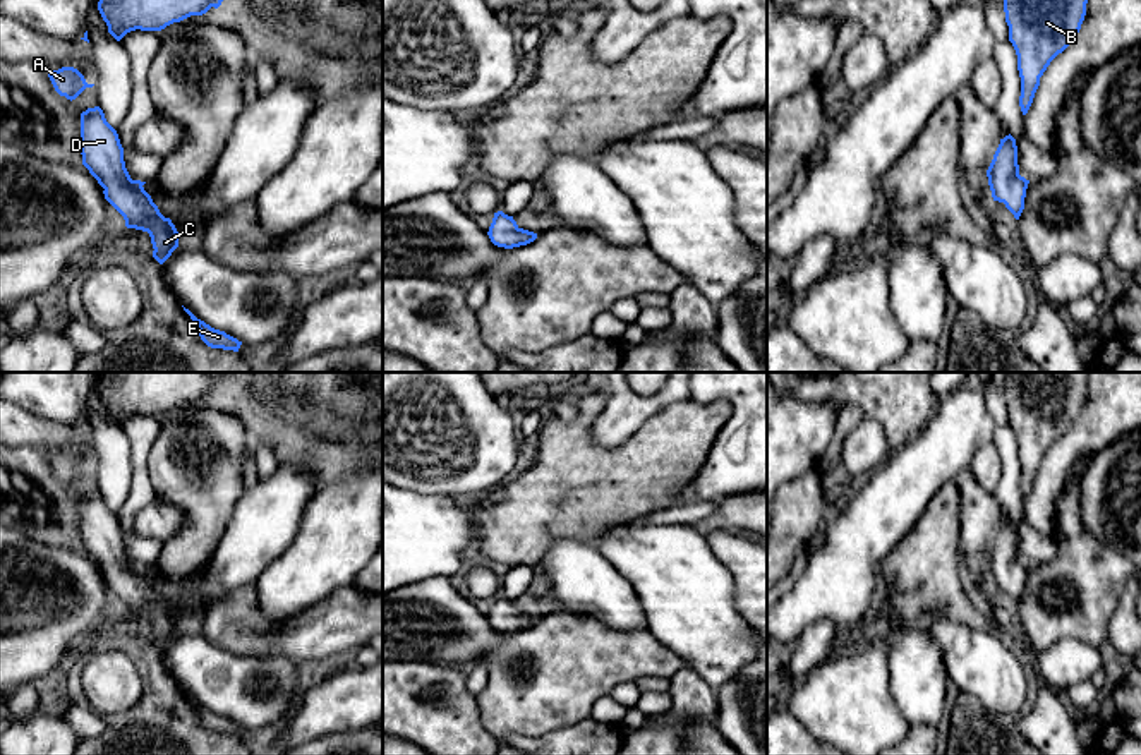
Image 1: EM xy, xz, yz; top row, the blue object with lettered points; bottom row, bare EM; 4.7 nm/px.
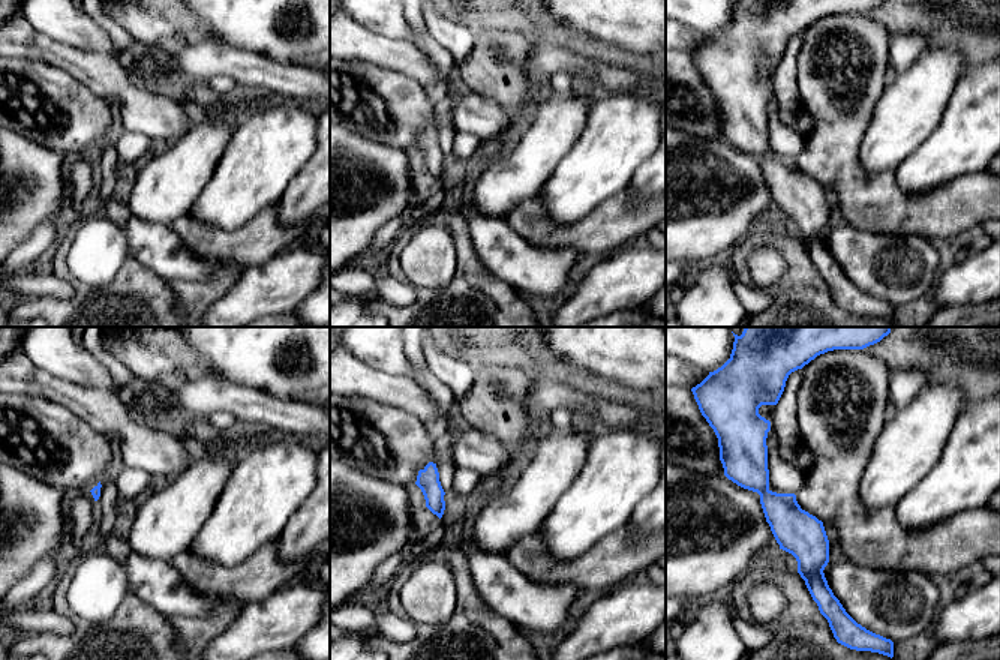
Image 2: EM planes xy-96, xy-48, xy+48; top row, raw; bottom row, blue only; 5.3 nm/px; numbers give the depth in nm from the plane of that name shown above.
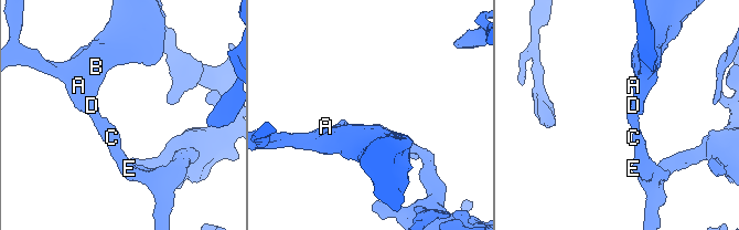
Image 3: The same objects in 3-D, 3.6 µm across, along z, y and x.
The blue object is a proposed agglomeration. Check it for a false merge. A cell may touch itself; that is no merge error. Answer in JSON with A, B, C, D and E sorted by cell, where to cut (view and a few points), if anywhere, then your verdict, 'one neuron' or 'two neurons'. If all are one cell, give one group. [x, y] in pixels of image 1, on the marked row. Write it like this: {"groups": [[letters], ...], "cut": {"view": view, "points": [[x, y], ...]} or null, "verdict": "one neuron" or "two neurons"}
{"groups": [["A", "B", "C", "D", "E"]], "cut": null, "verdict": "one neuron"}

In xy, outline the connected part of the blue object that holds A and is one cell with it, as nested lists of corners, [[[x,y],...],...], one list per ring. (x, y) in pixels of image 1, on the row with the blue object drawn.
[[[62,67],[58,70],[48,72],[48,77],[60,96],[67,100],[75,100],[86,88],[93,88],[94,84],[88,84],[84,76],[74,67]]]

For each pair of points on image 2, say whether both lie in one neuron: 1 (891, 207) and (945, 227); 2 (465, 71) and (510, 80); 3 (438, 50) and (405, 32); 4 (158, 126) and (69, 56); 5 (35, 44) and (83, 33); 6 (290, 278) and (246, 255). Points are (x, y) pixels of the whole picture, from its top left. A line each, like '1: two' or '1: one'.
1: one
2: one
3: two
4: one
5: two
6: two

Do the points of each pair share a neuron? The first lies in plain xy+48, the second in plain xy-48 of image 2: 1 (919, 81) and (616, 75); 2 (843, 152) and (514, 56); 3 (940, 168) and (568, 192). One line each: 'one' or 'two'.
1: two
2: one
3: one

